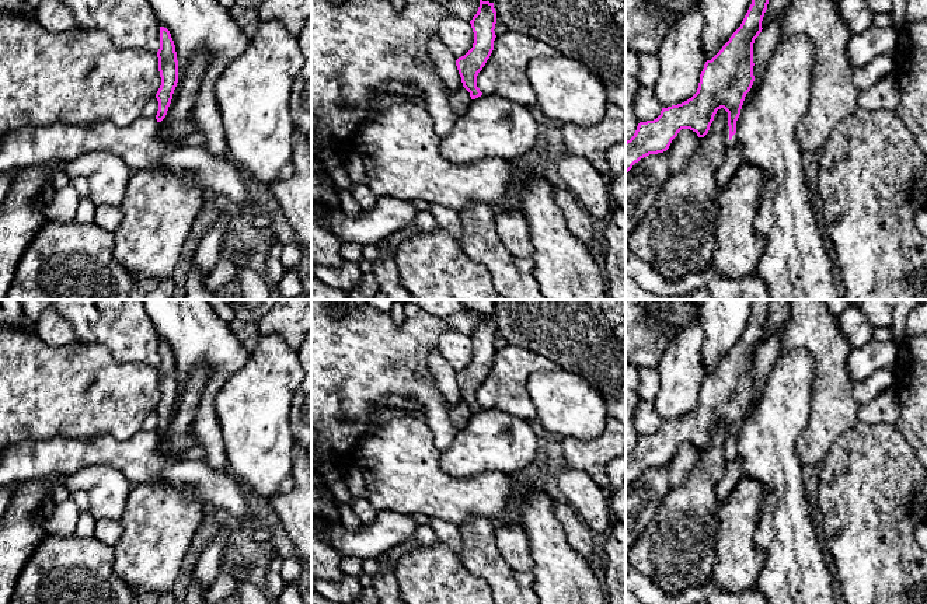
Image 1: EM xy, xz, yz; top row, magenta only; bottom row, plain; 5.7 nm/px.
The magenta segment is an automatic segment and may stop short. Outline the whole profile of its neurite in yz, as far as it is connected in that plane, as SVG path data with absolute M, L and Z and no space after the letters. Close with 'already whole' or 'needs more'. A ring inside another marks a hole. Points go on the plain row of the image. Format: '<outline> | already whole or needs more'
M753 300L752 318L740 341L732 348L722 363L711 374L705 376L700 388L697 406L682 418L662 422L656 433L638 437L634 450L625 455L625 489L641 472L666 465L682 443L690 443L698 451L704 451L710 444L717 425L721 422L728 426L725 458L731 461L738 457L736 434L740 429L745 411L755 395L753 357L763 343L762 335L769 318L769 306L769 300Z | needs more

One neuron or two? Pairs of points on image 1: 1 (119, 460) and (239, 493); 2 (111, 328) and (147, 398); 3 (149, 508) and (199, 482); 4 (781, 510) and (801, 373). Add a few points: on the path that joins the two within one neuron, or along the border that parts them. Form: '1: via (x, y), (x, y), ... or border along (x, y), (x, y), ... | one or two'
1: via (149, 465), (178, 474), (195, 474), (209, 486) | one
2: border along (100, 344), (121, 362), (138, 362), (156, 367) | two
3: border along (157, 481), (177, 488), (187, 486), (205, 503) | two
4: via (781, 477), (783, 407) | one

